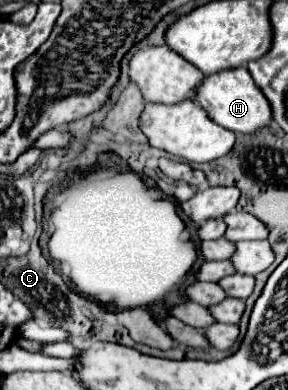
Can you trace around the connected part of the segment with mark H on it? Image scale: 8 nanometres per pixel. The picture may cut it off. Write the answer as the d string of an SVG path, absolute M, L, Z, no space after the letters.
M243 66L205 76L203 82L197 86L193 100L197 100L197 104L207 112L207 116L215 124L219 124L231 132L251 134L251 132L259 130L261 126L271 124L271 106L269 106L267 98L259 92L255 82L251 80L251 74L247 72L247 68L243 68Z

